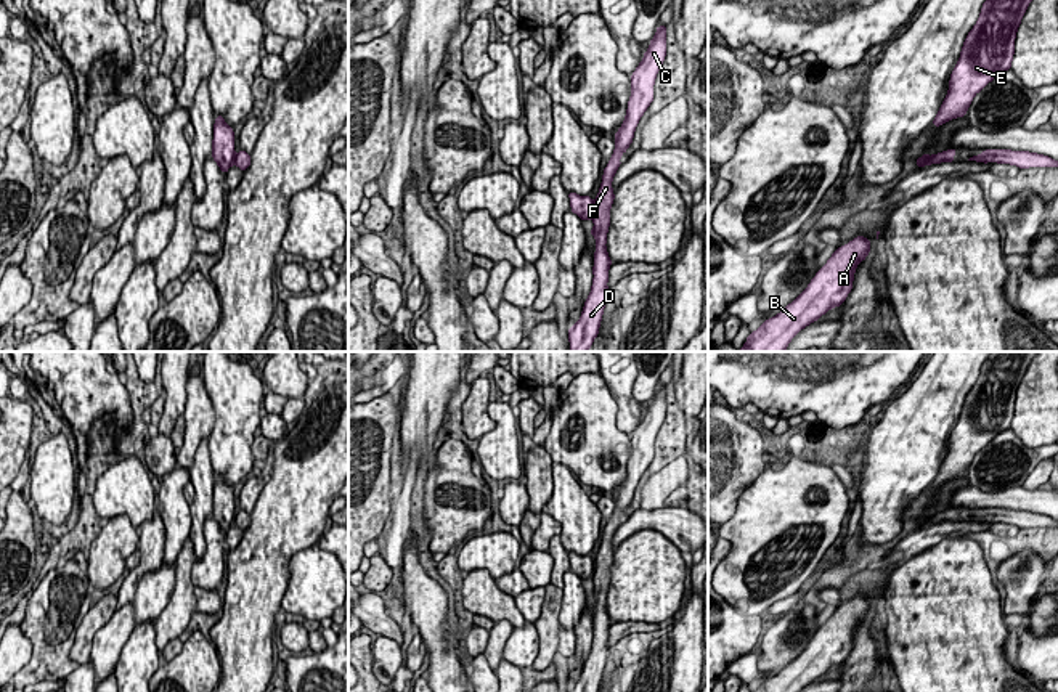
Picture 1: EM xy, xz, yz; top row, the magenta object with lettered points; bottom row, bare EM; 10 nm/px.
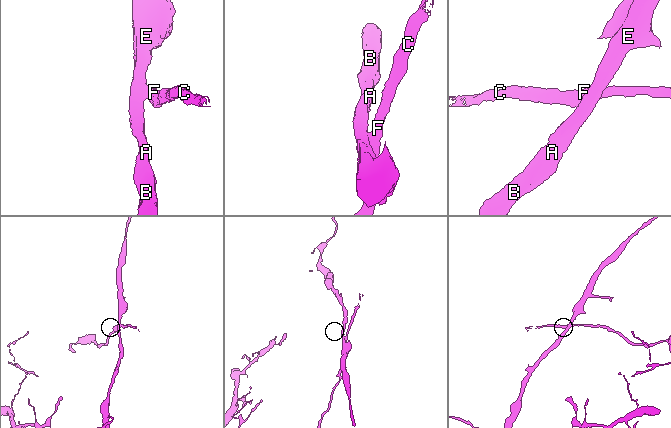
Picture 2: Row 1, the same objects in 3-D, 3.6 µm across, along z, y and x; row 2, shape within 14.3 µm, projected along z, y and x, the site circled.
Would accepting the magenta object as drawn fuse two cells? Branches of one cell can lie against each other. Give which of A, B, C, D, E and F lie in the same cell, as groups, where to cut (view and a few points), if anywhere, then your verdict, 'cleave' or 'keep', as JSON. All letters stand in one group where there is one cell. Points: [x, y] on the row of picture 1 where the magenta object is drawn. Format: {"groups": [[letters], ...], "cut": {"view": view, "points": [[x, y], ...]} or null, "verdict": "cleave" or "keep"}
{"groups": [["A", "B", "E"], ["C", "D", "F"]], "cut": {"view": "xz", "points": [[594, 203], [591, 217]]}, "verdict": "cleave"}

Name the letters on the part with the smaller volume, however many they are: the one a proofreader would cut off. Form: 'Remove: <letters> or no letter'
Remove: C, D, F

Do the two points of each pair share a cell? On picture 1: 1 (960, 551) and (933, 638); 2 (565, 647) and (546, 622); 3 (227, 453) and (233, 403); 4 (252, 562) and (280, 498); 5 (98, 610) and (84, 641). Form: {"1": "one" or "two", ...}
{"1": "one", "2": "two", "3": "one", "4": "one", "5": "one"}

